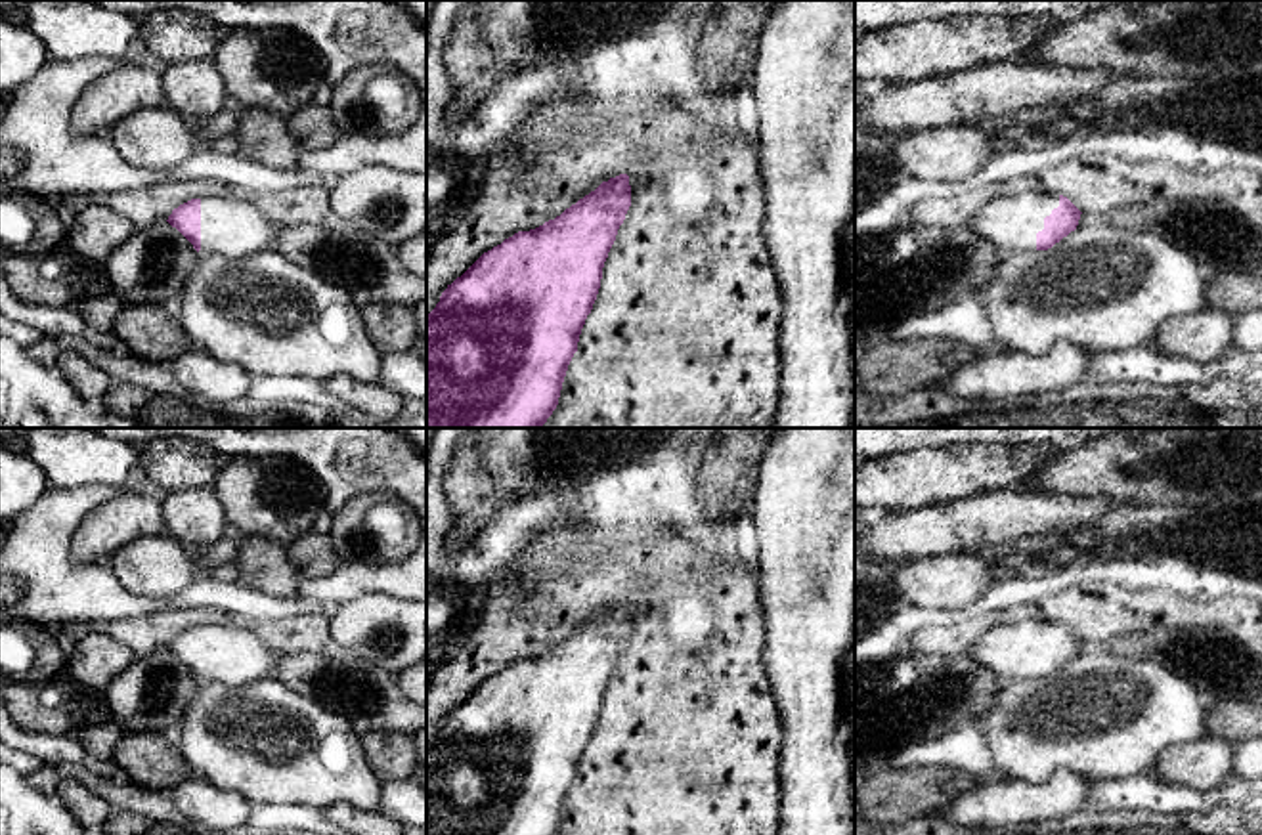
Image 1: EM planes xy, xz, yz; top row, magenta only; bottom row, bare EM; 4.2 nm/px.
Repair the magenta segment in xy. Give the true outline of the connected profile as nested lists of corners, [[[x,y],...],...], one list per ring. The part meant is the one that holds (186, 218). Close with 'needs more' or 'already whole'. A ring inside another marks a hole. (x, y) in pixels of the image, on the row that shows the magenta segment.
[[[207,195],[191,199],[166,220],[199,254],[245,258],[273,248],[279,225],[247,201]]]; needs more

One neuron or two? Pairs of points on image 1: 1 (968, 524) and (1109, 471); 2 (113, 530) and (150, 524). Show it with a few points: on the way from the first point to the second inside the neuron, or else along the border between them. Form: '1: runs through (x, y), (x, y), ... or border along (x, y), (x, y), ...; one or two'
1: border along (1018, 488), (1094, 497); two
2: runs through (123, 524), (140, 524); one

